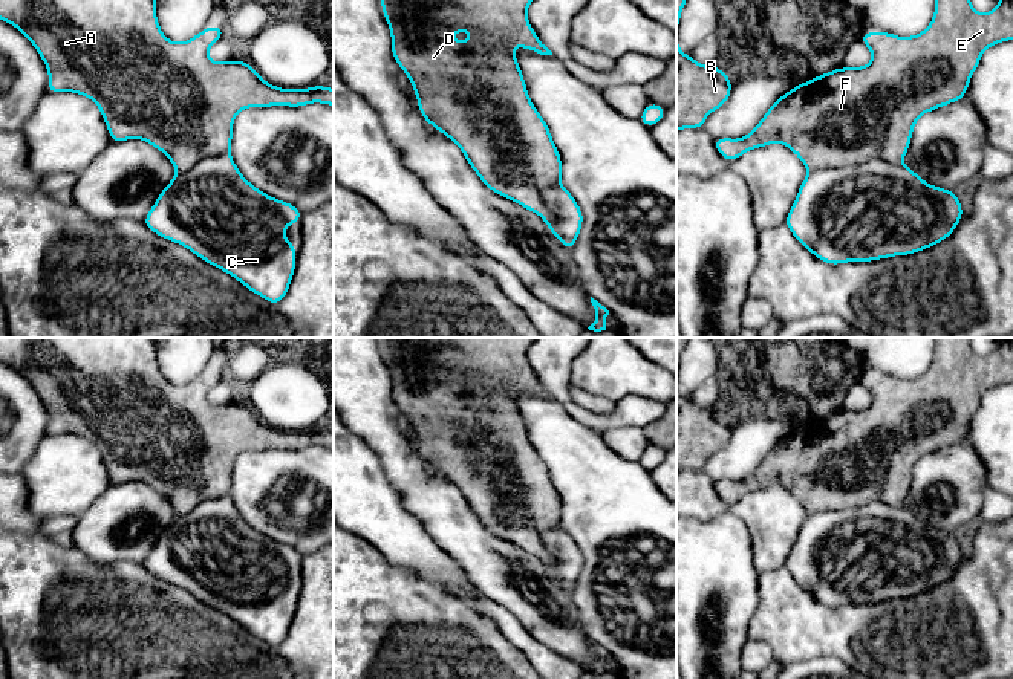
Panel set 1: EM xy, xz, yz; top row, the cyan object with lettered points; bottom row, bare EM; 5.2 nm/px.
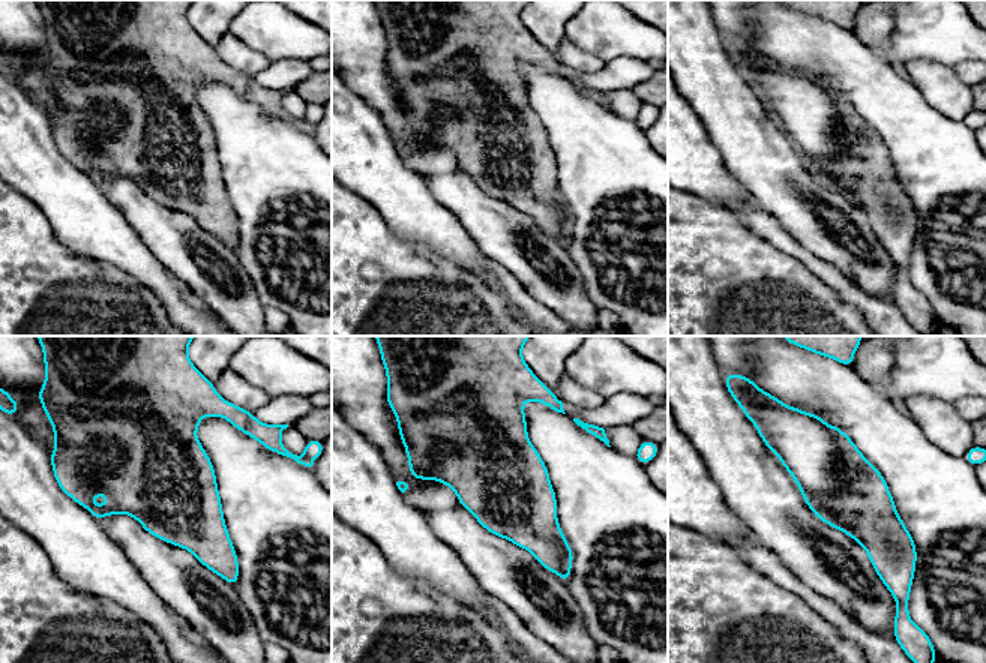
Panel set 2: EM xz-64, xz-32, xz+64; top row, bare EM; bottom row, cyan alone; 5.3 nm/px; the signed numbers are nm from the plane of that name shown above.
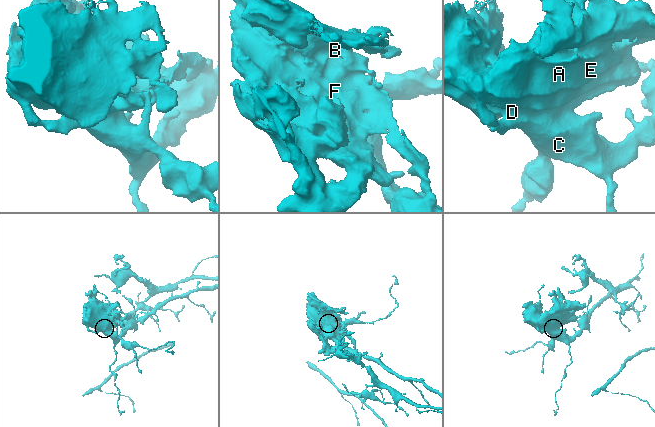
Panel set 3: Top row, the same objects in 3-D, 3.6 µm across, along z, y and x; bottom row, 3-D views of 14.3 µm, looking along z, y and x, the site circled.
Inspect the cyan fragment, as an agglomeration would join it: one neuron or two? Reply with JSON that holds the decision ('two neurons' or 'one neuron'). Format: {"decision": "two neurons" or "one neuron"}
{"decision": "two neurons"}

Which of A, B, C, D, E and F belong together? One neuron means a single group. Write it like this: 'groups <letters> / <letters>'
groups A B D E F / C

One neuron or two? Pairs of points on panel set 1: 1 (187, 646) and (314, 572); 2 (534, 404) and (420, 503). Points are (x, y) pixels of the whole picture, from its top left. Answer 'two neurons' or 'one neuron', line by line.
1: two neurons
2: two neurons

